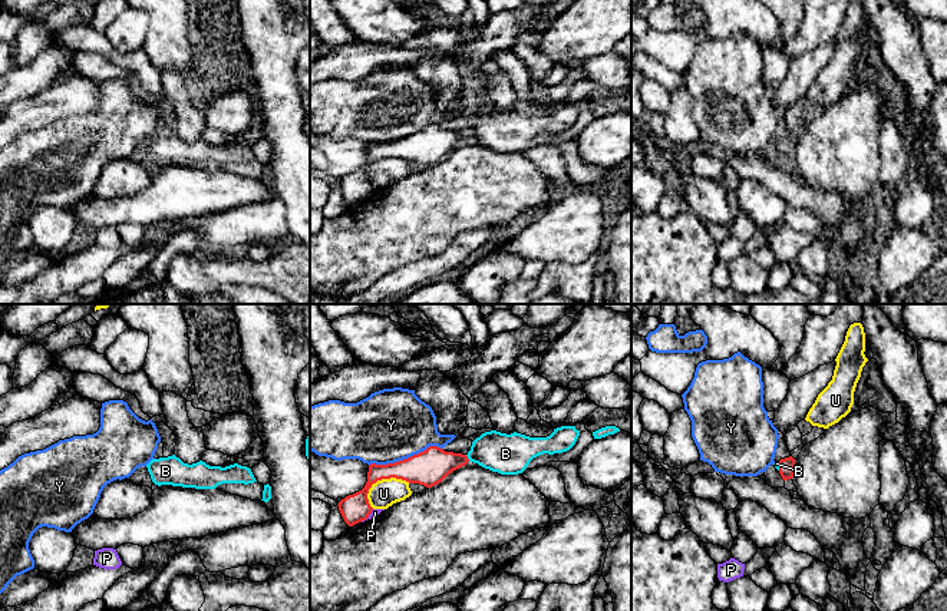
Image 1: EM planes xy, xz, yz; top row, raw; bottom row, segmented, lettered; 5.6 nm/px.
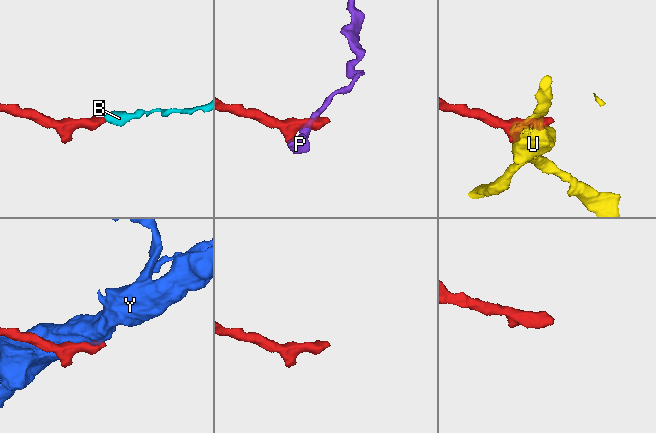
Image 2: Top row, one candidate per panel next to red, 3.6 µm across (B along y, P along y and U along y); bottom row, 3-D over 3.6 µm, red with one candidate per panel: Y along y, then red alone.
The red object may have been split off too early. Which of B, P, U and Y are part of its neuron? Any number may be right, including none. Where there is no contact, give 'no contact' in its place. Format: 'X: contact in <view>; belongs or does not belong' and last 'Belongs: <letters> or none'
B: contact in xz; belongs
P: contact in xz; does not belong
U: contact in xz; does not belong
Y: contact in xz; does not belong
Belongs: B

